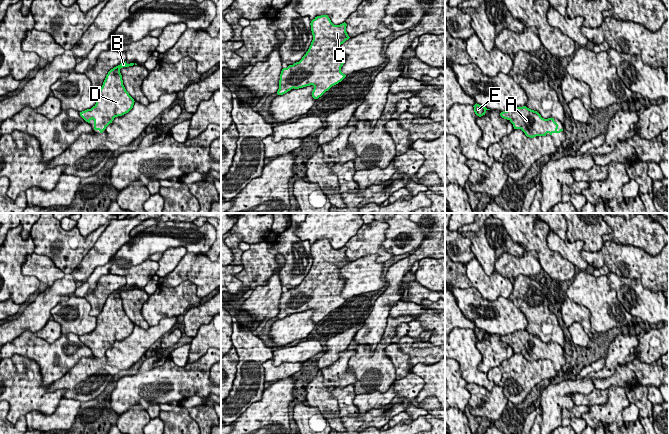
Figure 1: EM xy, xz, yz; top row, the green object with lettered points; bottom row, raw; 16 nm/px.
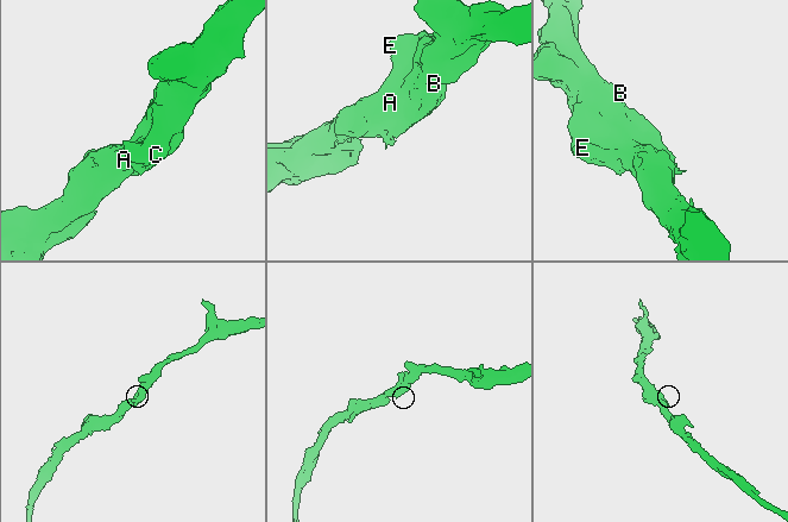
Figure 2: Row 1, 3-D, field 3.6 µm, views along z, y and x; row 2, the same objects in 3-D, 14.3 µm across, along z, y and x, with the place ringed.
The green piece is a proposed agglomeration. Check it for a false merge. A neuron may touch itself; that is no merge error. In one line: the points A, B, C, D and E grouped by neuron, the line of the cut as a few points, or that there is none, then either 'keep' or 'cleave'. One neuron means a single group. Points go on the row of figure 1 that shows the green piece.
groups A B C D E; cut none; keep

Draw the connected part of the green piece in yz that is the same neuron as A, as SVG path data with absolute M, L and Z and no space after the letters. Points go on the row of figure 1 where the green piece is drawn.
M516 107L500 113L500 116L509 120L514 129L521 129L527 137L546 136L547 133L560 133L563 129L558 129L558 124L554 118L544 119L534 110L523 107Z

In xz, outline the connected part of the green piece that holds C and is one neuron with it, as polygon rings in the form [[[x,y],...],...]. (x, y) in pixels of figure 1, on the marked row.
[[[321,15],[315,17],[310,25],[311,45],[299,62],[282,69],[278,95],[293,88],[313,85],[312,97],[318,99],[346,77],[341,72],[345,55],[339,53],[339,47],[350,38],[346,32],[347,24],[334,25],[328,15]]]

